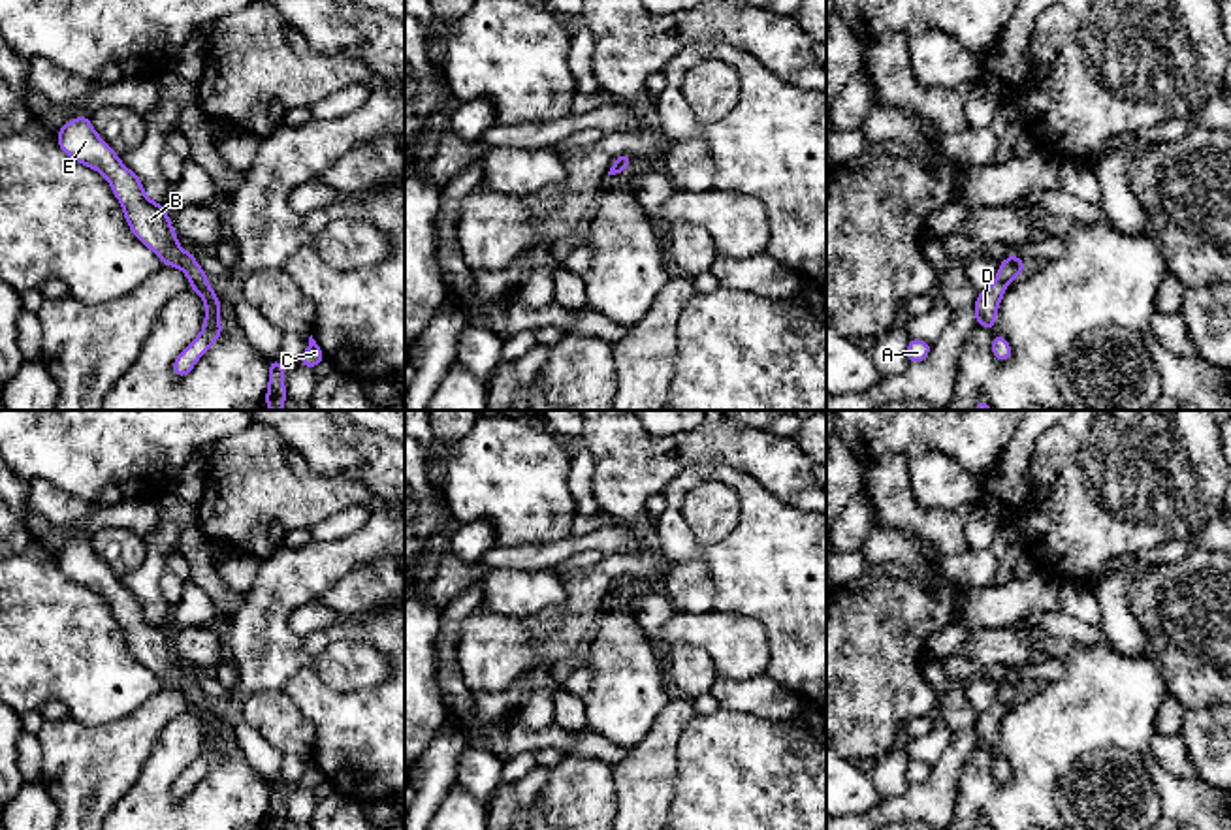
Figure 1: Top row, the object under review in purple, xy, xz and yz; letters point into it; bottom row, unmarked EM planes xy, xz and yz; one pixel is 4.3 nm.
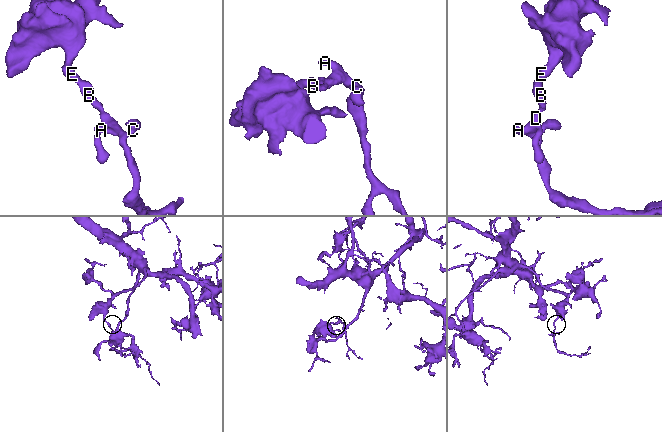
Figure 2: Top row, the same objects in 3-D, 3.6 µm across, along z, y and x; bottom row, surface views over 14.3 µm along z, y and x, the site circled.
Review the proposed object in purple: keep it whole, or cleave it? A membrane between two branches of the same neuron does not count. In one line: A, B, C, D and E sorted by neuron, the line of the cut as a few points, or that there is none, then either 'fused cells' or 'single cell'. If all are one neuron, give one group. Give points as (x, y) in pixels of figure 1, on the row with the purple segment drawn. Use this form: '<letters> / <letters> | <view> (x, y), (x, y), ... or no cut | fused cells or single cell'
A B C D E | no cut | single cell

